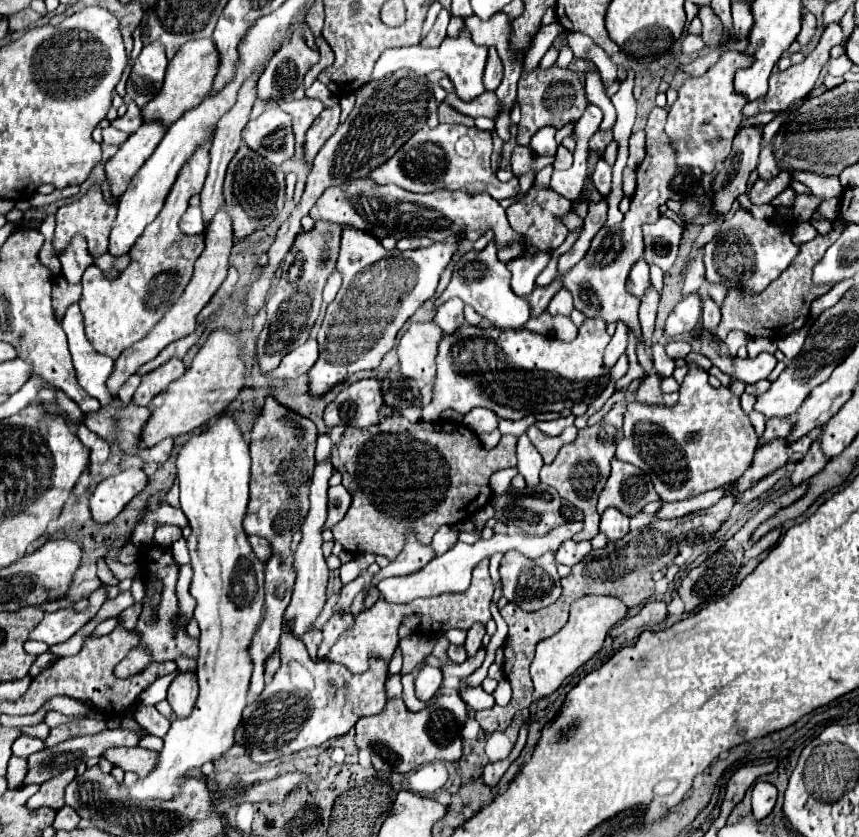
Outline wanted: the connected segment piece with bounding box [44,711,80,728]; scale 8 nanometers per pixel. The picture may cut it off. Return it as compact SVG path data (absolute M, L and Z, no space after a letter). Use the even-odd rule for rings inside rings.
M51 711L46 715L44 721L48 726L50 726L50 728L54 728L56 726L59 726L60 724L74 722L74 720L78 720L79 718L80 717L66 716L58 712Z

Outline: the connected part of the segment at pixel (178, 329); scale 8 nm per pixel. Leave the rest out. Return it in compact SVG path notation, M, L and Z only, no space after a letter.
M220 208L216 212L216 216L212 218L212 222L206 226L206 248L202 252L202 256L196 260L196 266L194 266L194 274L192 274L192 280L188 284L188 288L184 290L184 294L180 296L180 302L176 302L176 306L172 306L172 310L168 310L168 314L152 328L152 332L136 342L132 348L124 350L124 354L120 354L120 358L116 360L116 366L114 366L114 372L112 376L108 378L108 390L112 394L118 394L118 388L122 386L122 382L132 376L142 364L154 360L168 344L180 340L180 338L186 338L188 334L192 334L192 330L196 330L196 316L198 312L210 302L210 298L216 294L216 290L220 288L220 284L224 282L226 274L228 274L228 256L230 256L230 250L232 250L232 244L234 244L234 234L232 234L232 220L228 218L228 212L224 208Z

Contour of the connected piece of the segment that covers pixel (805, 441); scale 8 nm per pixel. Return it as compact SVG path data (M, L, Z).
M812 430L812 432L806 434L804 438L798 438L796 442L792 442L790 448L792 448L794 452L798 452L798 454L806 454L808 448L810 448L810 444L812 444L816 438L818 438L818 430Z

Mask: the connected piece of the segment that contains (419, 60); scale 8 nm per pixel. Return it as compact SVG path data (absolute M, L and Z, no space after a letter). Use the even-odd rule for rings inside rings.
M462 28L462 32L460 32L458 38L446 38L446 40L436 48L424 48L418 44L386 50L386 52L378 58L378 62L374 64L374 72L372 72L370 82L384 78L384 76L396 72L398 68L414 70L414 72L420 74L420 76L426 76L426 74L430 74L430 72L434 72L434 70L444 70L444 72L448 74L448 78L452 80L452 84L454 84L454 88L456 88L456 94L458 94L464 102L470 102L472 98L478 98L482 92L486 92L486 90L484 90L484 82L482 82L486 56L488 56L488 48L476 46L476 44L470 40L470 32L468 32L466 28Z

